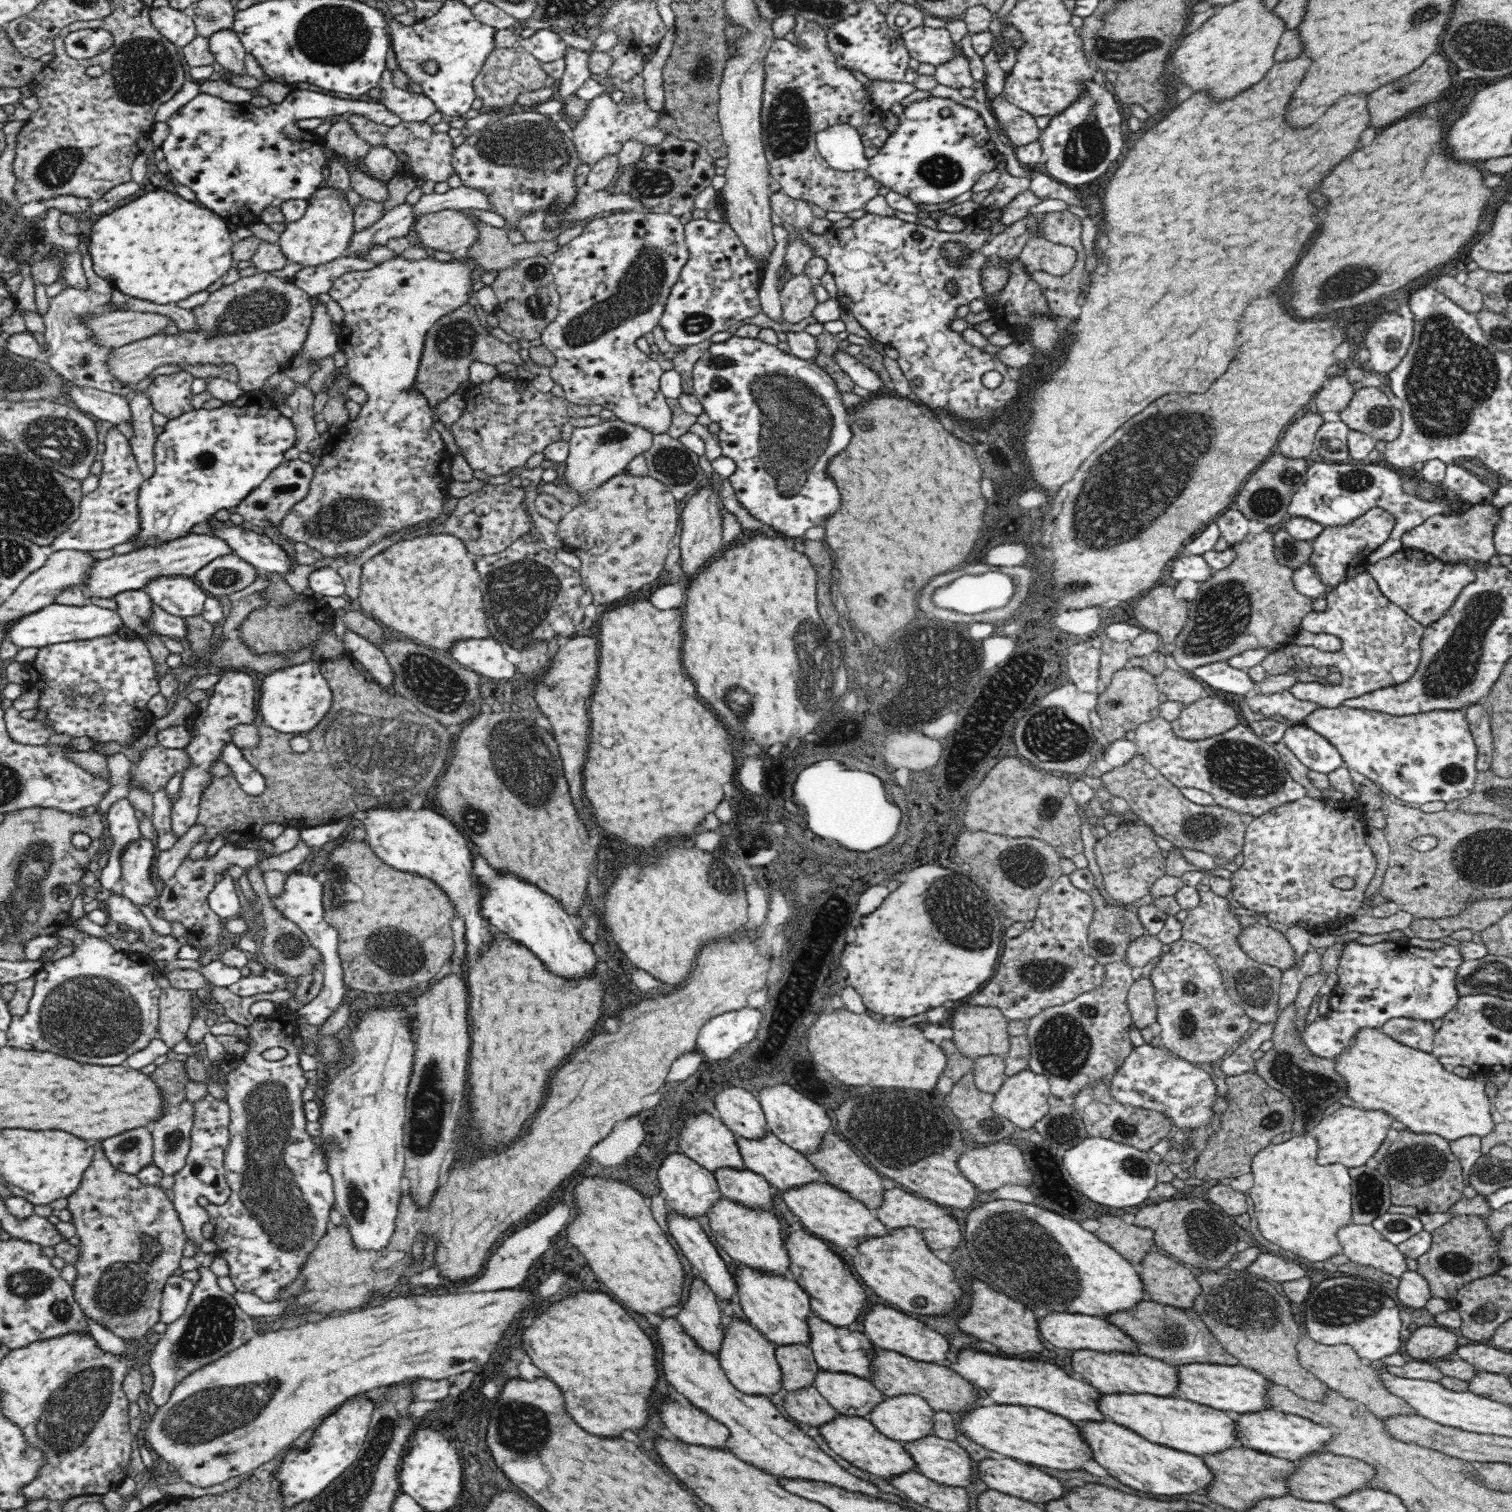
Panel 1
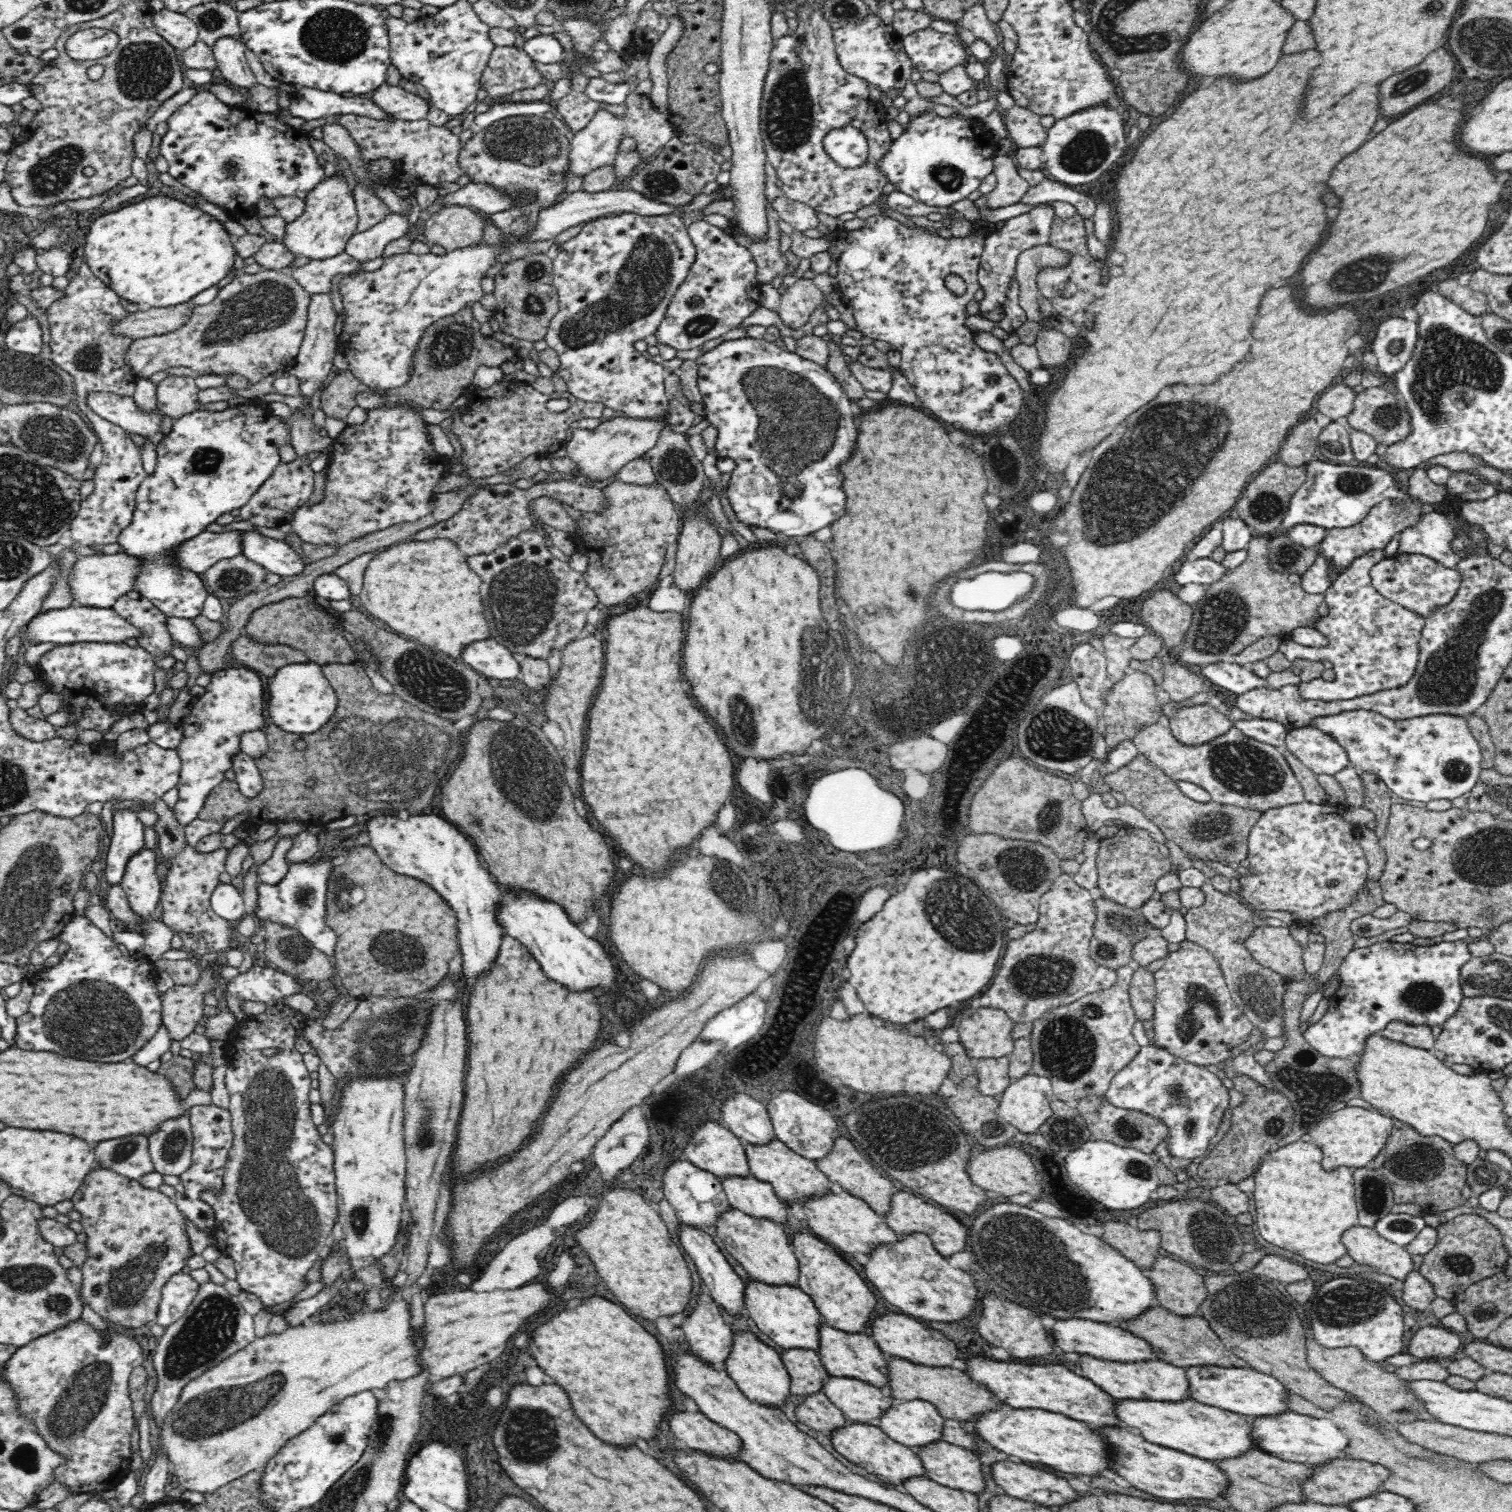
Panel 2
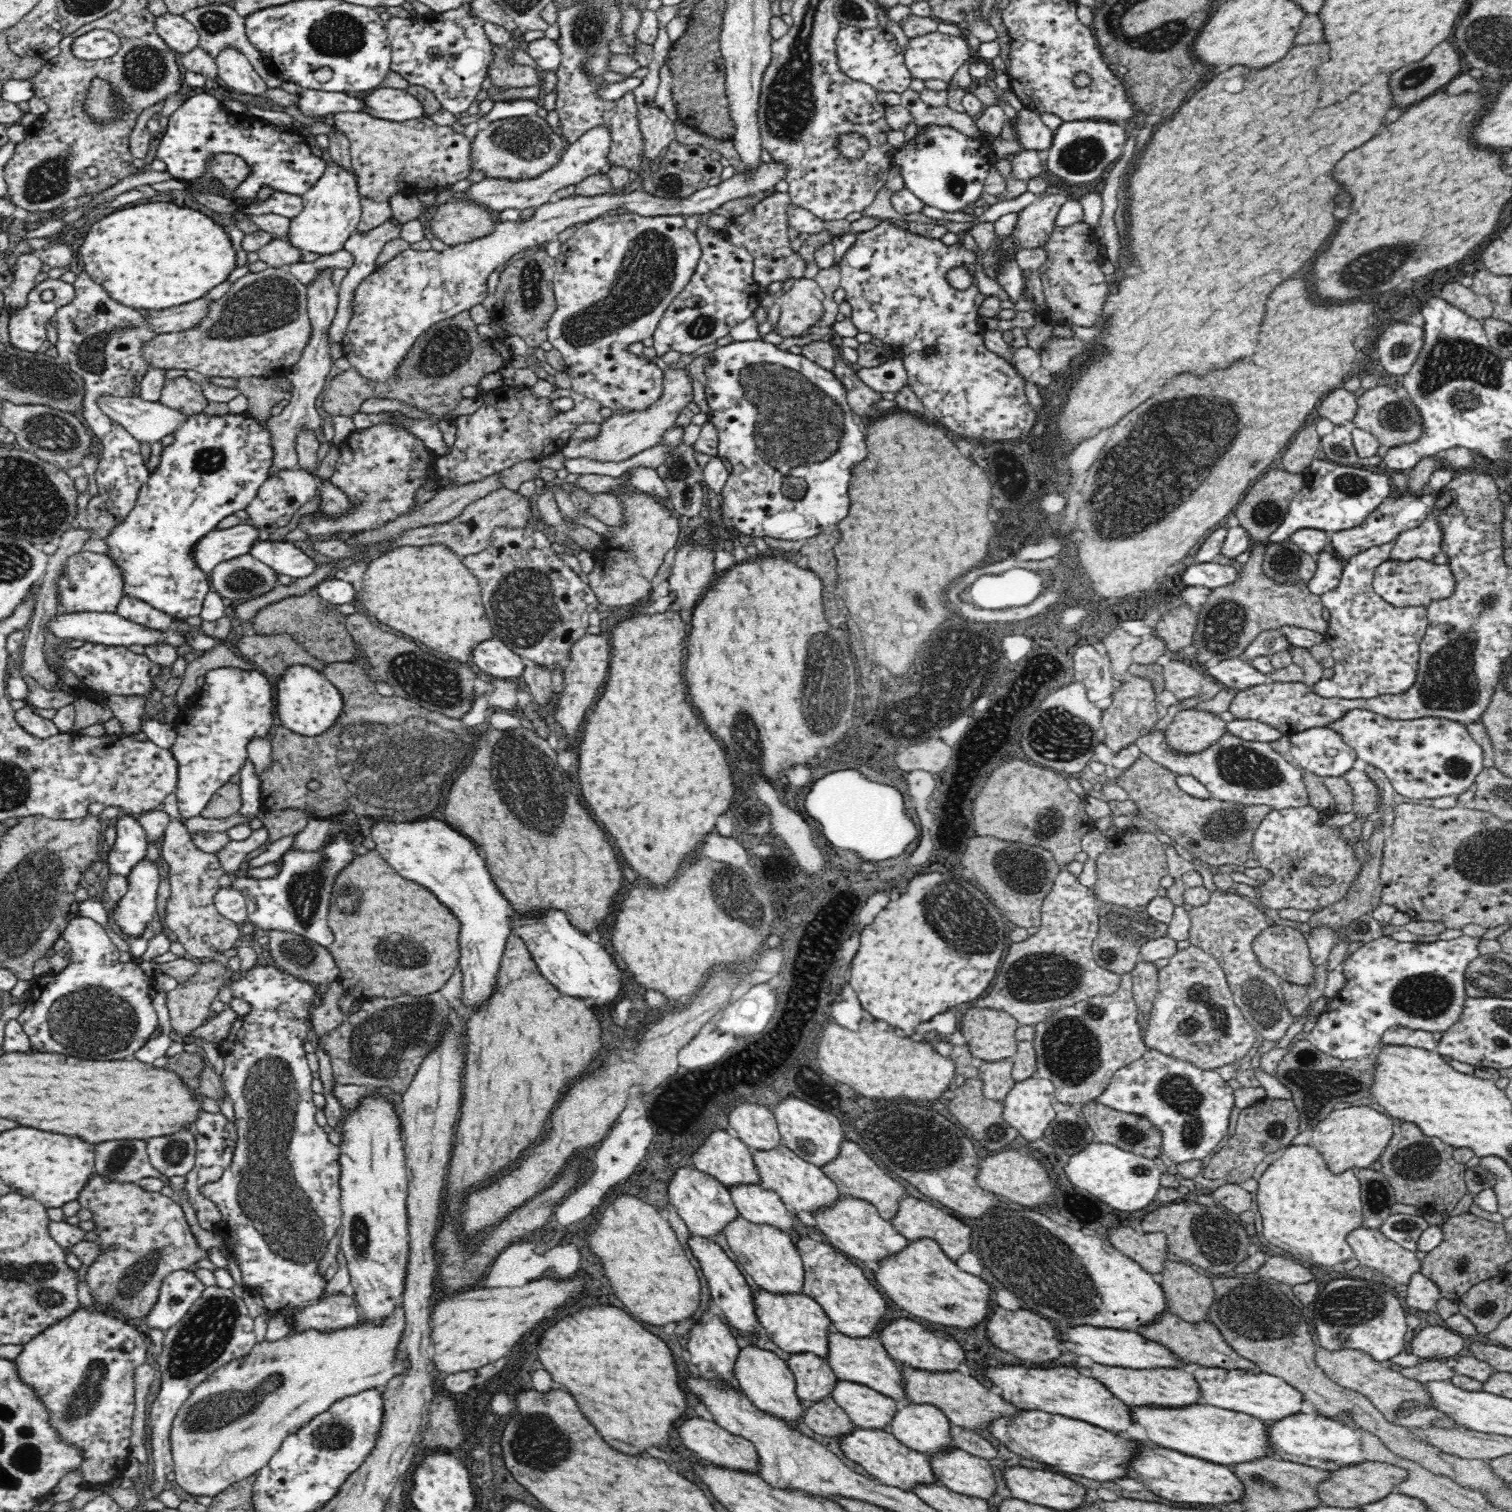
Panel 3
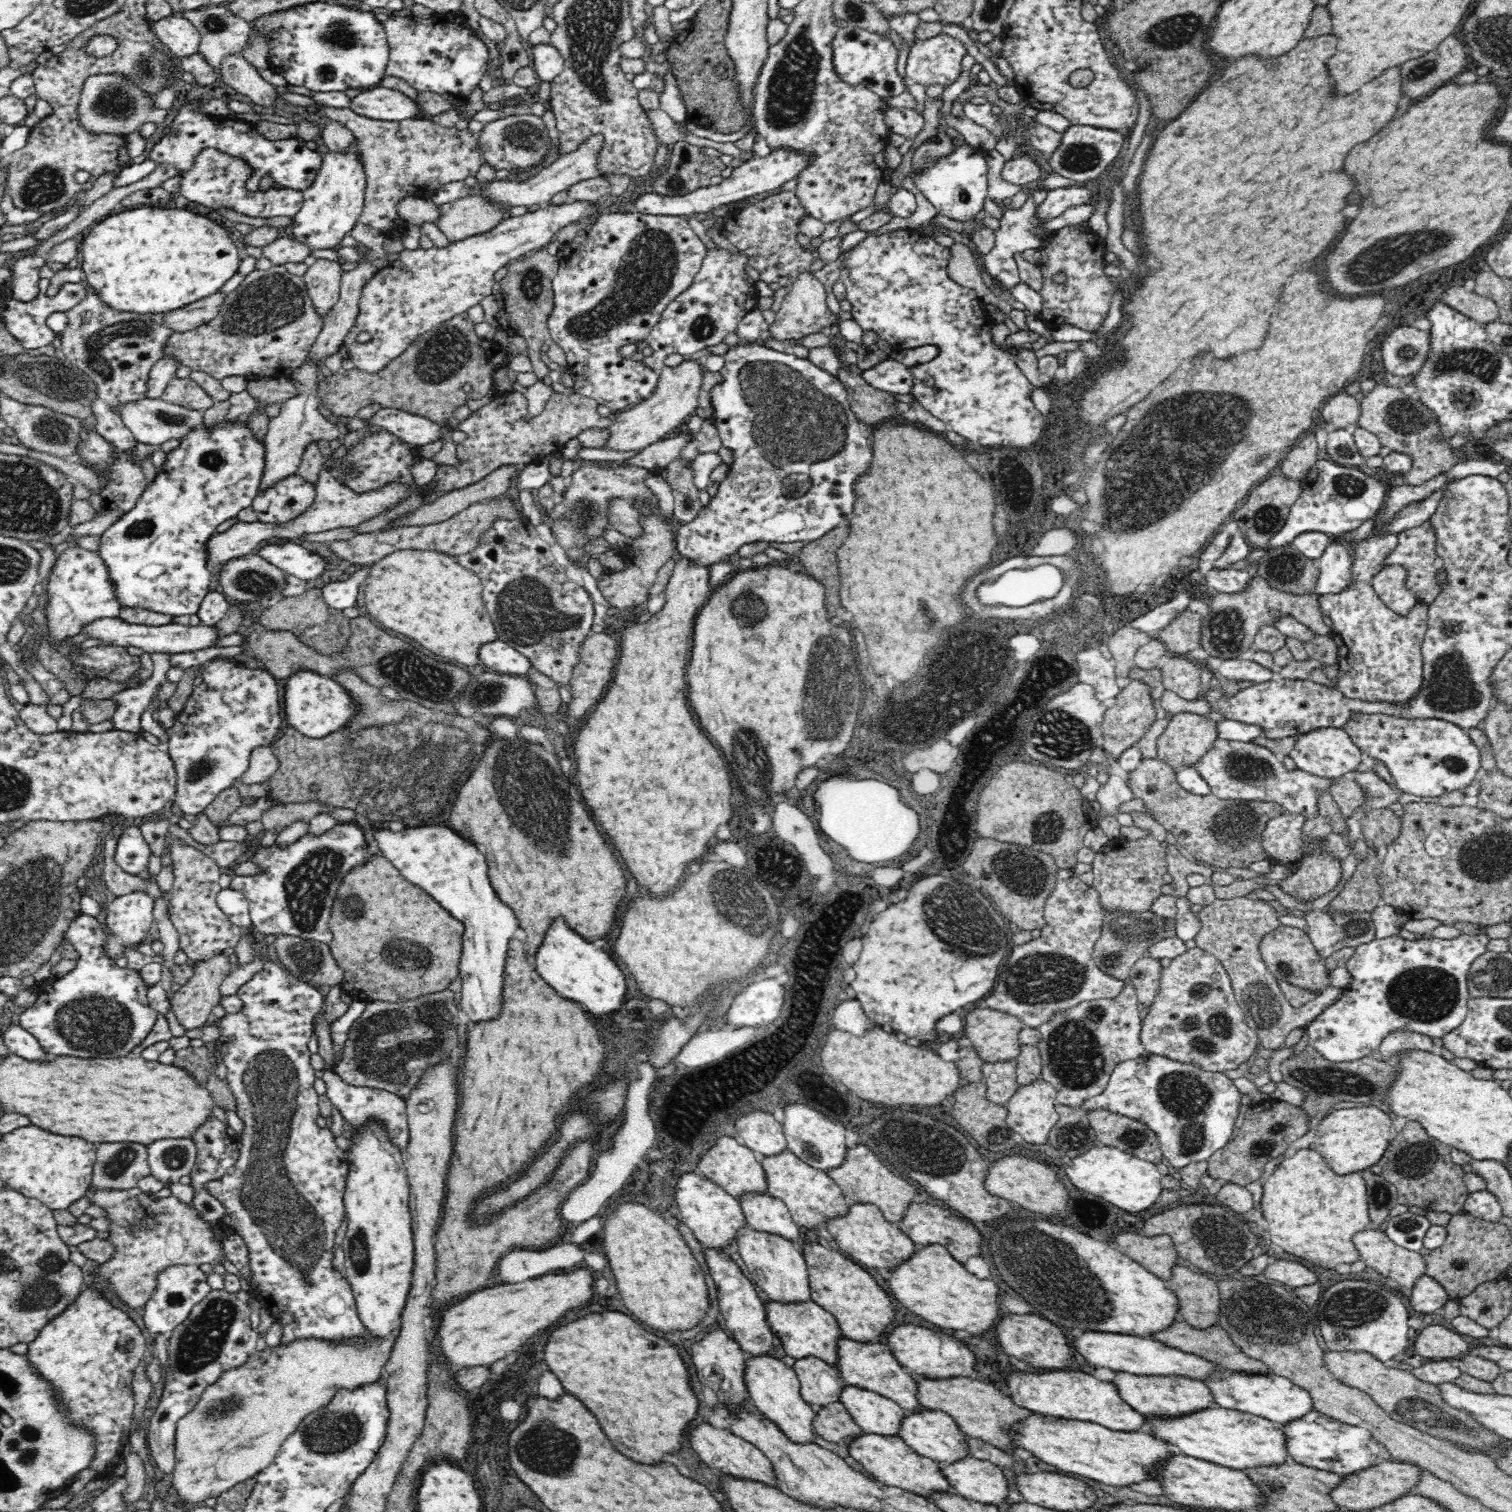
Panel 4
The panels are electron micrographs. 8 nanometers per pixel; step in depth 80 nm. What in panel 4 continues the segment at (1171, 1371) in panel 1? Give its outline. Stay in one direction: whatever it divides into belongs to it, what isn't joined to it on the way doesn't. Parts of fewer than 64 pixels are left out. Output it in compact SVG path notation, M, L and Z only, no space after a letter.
M1115 1372L1112 1382L1118 1385L1120 1397L1126 1400L1132 1408L1144 1416L1157 1418L1180 1418L1191 1416L1202 1410L1218 1407L1212 1389L1206 1383L1197 1382L1183 1376L1136 1376L1124 1372Z

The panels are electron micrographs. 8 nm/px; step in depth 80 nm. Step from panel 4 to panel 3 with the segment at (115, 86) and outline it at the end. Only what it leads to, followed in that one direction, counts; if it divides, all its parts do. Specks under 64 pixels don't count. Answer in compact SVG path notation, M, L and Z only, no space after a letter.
M97 77L91 82L92 88L87 95L85 110L88 114L91 114L93 120L100 122L114 118L120 103L116 101L116 95L111 92L111 85Z

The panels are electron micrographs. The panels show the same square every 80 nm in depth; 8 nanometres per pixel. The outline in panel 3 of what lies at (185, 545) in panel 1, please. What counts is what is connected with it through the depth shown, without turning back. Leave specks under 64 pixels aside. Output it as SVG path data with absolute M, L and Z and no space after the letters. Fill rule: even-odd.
M246 522L232 526L228 530L215 529L208 532L208 536L204 536L204 540L200 540L200 544L196 546L196 560L200 560L200 568L204 568L204 573L210 574L218 564L249 554L252 544L258 542L262 535L265 536L265 530L270 531L271 528L256 528ZM84 549L66 562L66 572L58 582L60 604L64 612L116 612L116 606L125 598L122 573L109 556L94 554Z

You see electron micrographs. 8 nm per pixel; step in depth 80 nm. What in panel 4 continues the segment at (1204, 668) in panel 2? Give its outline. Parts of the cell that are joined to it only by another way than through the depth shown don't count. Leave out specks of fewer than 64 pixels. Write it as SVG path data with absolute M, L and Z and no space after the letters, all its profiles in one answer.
M1235 658L1223 660L1215 674L1228 680L1263 683L1276 678L1278 672L1275 672L1274 669L1266 668L1256 661Z

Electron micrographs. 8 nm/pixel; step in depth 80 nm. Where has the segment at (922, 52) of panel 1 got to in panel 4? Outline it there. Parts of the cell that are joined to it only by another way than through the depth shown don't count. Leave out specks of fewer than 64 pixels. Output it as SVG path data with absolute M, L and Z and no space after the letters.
M944 34L929 40L919 39L907 56L907 80L924 88L948 88L962 78L962 58L966 54L960 41Z

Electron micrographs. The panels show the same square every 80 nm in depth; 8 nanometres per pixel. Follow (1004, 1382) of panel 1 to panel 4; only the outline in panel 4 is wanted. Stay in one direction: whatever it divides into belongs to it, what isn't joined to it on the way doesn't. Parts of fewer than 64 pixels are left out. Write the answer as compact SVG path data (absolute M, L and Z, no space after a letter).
M1027 1370L1014 1371L1006 1375L1005 1382L1006 1392L1014 1403L1042 1416L1088 1421L1124 1432L1140 1430L1142 1424L1146 1423L1146 1417L1120 1397L1116 1383L1100 1381L1090 1373L1072 1370L1046 1371L1041 1374Z

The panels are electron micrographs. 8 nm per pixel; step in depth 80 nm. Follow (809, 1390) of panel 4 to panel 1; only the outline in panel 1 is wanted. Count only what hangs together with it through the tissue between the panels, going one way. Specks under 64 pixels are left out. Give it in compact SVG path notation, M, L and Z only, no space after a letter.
M788 1344L774 1349L782 1372L782 1386L786 1390L798 1391L814 1386L815 1376L821 1368L814 1360L808 1344Z

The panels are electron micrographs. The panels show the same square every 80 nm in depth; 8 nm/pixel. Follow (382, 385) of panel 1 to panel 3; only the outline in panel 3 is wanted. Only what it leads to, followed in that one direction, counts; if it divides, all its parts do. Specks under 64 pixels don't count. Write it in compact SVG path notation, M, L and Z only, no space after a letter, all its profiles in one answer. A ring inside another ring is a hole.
M782 162L762 163L752 169L752 172L743 172L741 169L716 186L697 190L690 196L679 199L665 199L637 190L596 196L573 194L557 202L540 205L526 222L498 222L492 234L446 247L442 252L407 249L378 266L355 289L352 296L352 318L341 340L343 354L348 358L351 368L369 381L388 384L391 380L393 383L397 366L403 363L418 337L437 322L482 303L489 296L486 278L514 254L549 243L568 227L590 222L606 214L630 212L647 217L704 214L726 204L728 200L770 190L778 180L784 178L786 172L787 167ZM386 412L382 422L368 428L356 428L354 434L338 444L340 456L330 481L347 493L354 506L342 518L316 519L314 514L302 516L298 528L308 535L308 540L340 540L334 536L339 533L356 536L358 533L378 530L402 516L412 516L423 505L416 502L416 491L434 476L435 465L440 462L440 457L407 430L407 418L403 418Z

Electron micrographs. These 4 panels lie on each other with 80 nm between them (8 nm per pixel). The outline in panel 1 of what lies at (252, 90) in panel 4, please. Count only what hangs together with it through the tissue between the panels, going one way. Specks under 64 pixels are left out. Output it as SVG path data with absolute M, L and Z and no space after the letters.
M233 29L215 32L208 39L209 48L218 64L232 75L246 75L245 58L248 56L240 38Z

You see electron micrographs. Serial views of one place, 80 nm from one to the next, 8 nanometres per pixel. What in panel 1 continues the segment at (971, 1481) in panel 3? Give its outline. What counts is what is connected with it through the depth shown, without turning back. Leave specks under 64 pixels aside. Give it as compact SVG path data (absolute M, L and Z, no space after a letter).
M932 1434L902 1445L911 1453L916 1470L929 1480L964 1489L971 1484L971 1457L955 1441Z

